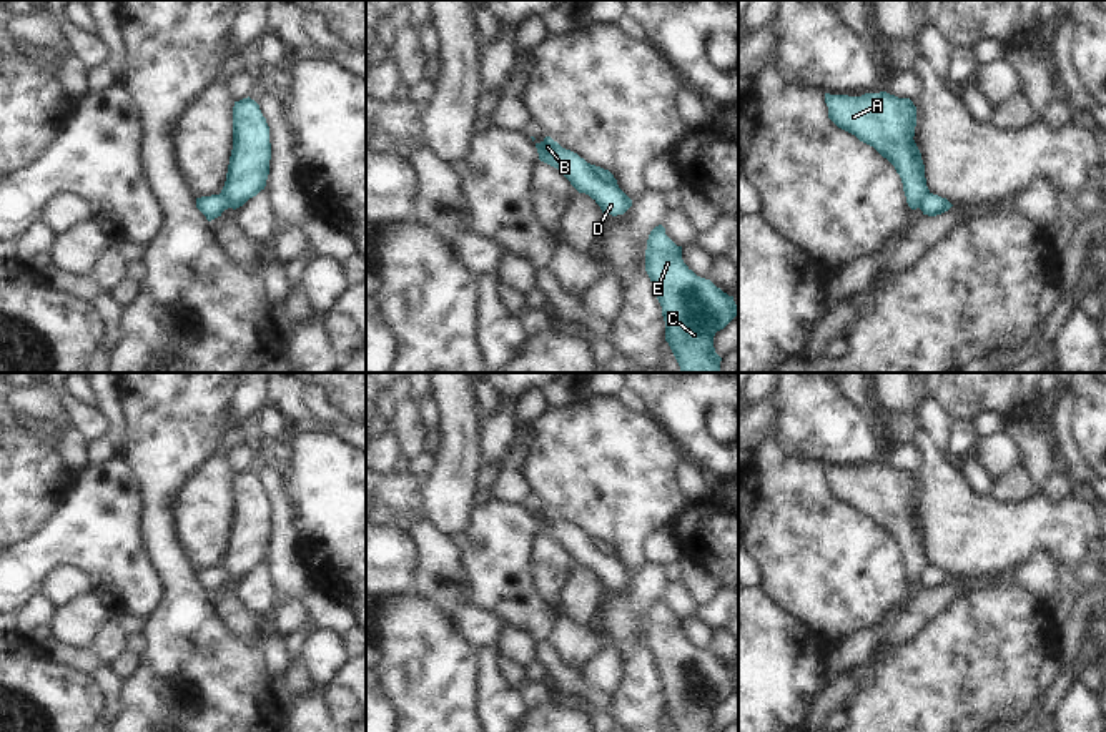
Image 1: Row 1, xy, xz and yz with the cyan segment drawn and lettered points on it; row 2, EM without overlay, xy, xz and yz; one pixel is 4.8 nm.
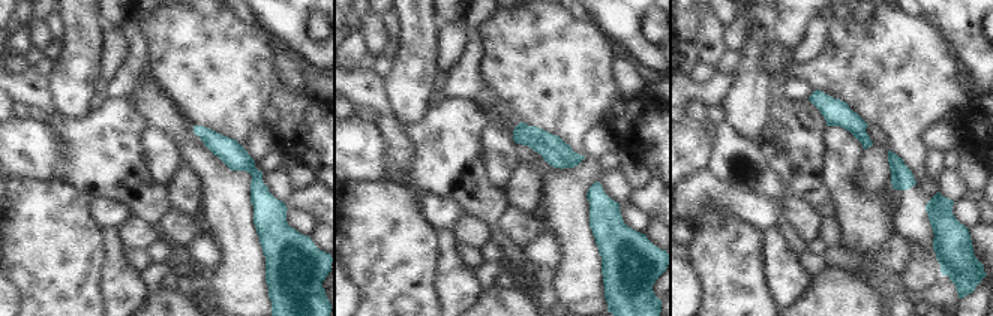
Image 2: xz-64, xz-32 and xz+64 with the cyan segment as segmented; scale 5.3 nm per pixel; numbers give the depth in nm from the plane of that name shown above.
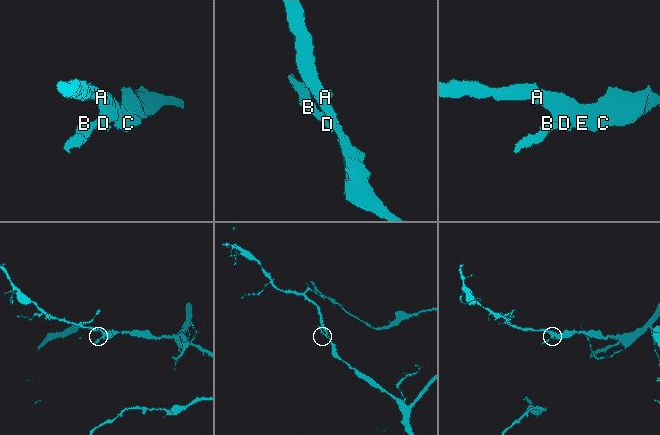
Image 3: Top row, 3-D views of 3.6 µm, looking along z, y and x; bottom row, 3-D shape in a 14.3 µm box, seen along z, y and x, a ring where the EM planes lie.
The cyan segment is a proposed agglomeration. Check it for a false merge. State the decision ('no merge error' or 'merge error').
merge error

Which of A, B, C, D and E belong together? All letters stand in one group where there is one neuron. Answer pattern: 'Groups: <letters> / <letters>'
Groups: A C E / B D

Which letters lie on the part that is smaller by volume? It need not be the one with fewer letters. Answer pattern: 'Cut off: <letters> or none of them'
Cut off: B, D

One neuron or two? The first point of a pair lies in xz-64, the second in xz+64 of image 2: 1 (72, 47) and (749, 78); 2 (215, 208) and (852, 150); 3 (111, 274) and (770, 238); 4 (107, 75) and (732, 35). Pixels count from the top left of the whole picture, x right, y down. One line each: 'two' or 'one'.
1: one
2: two
3: one
4: two

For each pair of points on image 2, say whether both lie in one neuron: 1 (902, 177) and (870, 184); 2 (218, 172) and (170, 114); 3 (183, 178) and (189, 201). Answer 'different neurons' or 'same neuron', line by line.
1: different neurons
2: same neuron
3: same neuron

